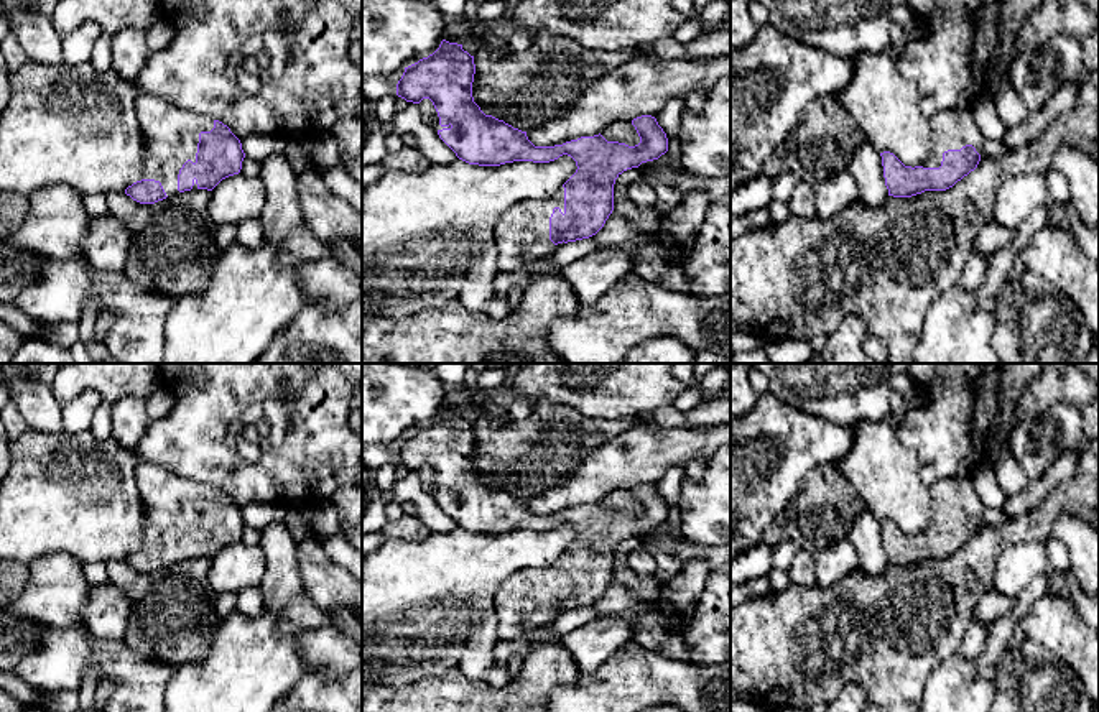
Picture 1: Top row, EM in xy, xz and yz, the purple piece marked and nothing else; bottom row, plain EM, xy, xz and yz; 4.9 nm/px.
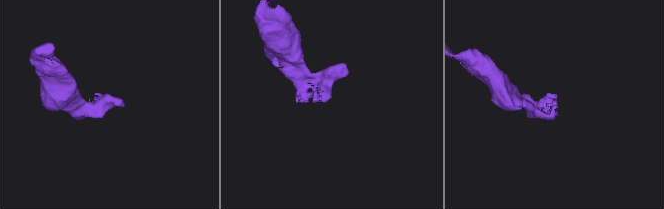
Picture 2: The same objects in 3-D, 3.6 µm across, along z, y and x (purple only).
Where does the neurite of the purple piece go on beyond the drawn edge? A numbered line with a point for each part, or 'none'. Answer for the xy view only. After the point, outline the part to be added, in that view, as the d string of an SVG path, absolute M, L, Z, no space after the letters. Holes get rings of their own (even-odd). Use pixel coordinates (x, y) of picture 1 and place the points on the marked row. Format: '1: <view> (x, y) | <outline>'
1: xy (171, 135) | M143 92L137 97L135 112L145 138L143 174L138 181L160 181L168 197L178 196L179 169L188 160L196 163L199 133L211 132L214 120L202 113L178 109L163 99Z

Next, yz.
1: yz (955, 129) | M971 109L941 110L930 118L930 128L931 128L930 155L923 160L920 166L939 168L944 151L961 150L966 145L972 145L976 148L976 151L981 155L981 161L985 158L984 155L985 138L981 133Z

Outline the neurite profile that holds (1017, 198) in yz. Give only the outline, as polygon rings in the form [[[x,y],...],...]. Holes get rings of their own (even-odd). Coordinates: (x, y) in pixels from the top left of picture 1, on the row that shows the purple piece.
[[[1045,173],[1015,176],[997,189],[992,220],[1007,229],[1017,229],[1045,204],[1050,204]]]

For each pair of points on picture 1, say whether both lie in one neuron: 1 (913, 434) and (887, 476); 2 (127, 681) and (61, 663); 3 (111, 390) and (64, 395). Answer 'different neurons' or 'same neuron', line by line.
1: different neurons
2: same neuron
3: same neuron

